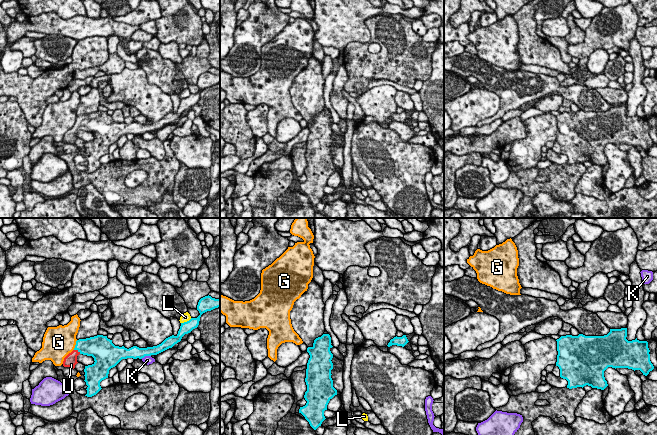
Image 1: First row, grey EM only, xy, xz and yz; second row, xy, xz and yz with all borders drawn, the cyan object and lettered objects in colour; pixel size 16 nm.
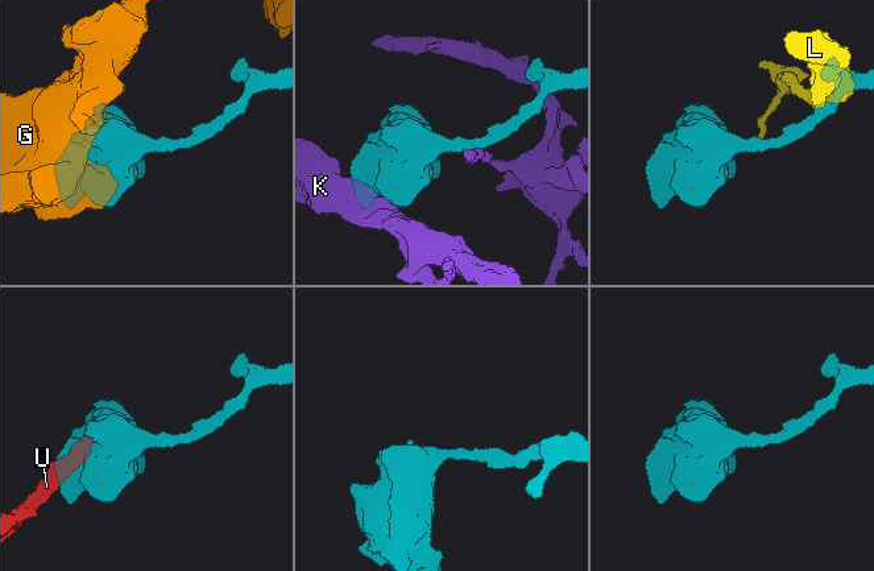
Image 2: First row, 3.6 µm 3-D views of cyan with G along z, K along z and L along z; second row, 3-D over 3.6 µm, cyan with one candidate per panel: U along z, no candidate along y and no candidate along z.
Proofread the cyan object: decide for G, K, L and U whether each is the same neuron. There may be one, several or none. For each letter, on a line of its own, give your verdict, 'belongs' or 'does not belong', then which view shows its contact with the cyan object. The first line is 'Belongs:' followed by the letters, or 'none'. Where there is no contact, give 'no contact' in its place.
Belongs: U
G: does not belong | xy
K: does not belong | xy
L: does not belong | xy
U: belongs | xy

